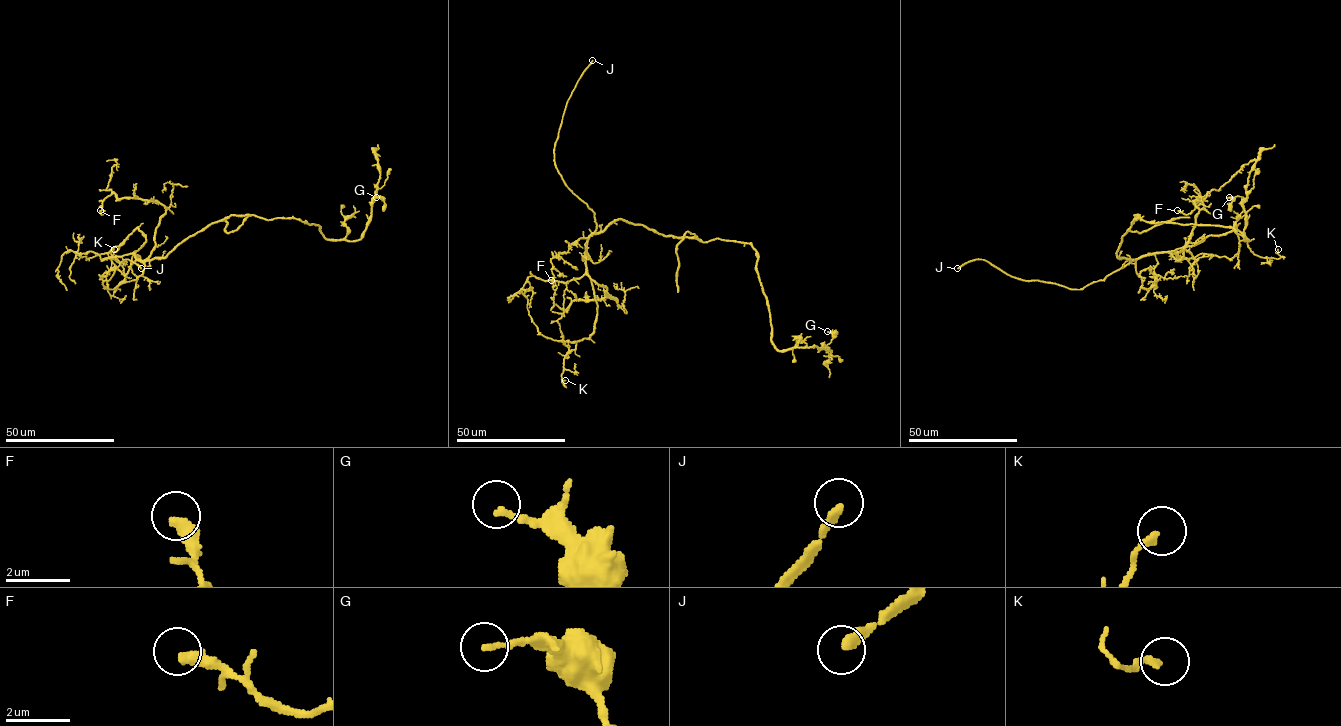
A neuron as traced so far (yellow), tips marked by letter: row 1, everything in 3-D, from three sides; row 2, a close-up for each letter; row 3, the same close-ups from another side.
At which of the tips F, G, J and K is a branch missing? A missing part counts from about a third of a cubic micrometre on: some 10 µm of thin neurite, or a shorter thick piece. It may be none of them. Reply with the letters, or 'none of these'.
none of these

